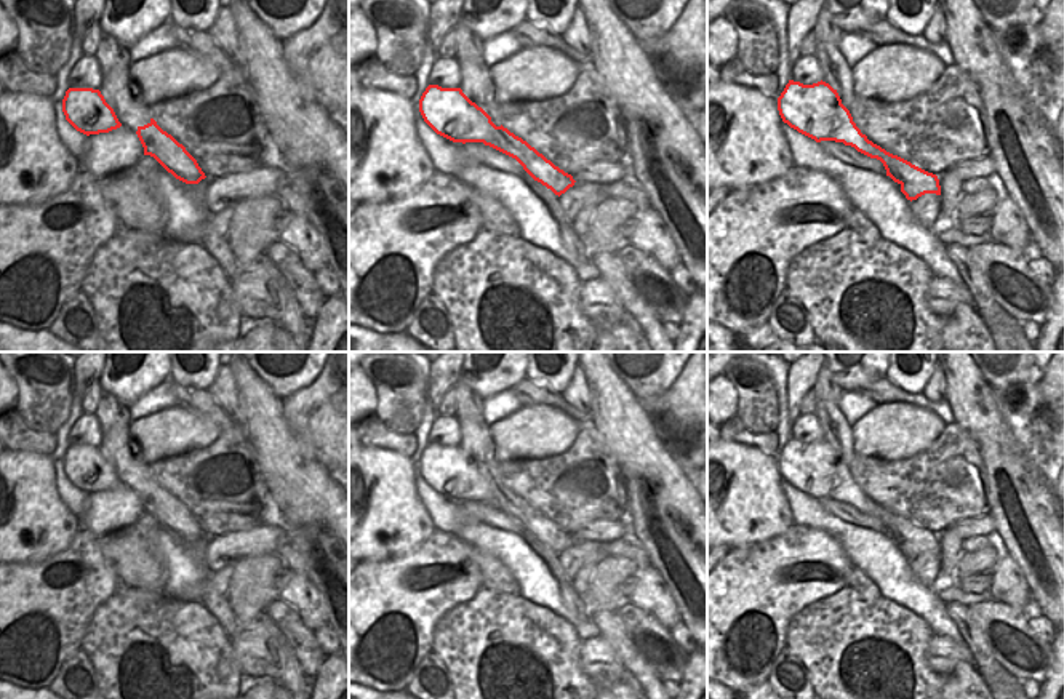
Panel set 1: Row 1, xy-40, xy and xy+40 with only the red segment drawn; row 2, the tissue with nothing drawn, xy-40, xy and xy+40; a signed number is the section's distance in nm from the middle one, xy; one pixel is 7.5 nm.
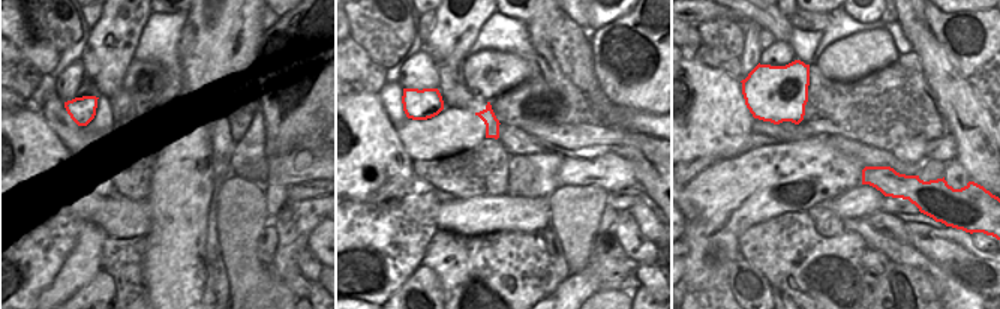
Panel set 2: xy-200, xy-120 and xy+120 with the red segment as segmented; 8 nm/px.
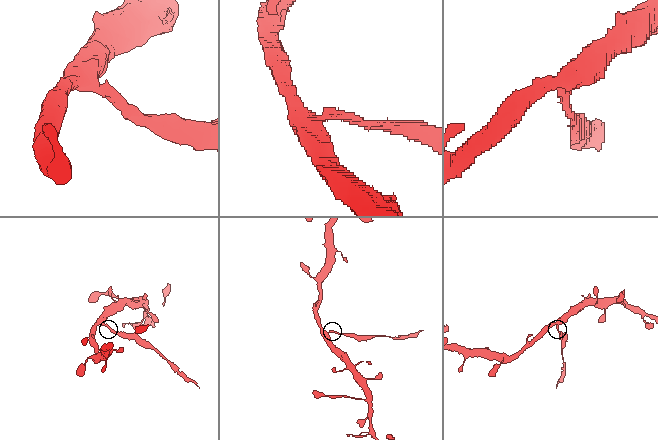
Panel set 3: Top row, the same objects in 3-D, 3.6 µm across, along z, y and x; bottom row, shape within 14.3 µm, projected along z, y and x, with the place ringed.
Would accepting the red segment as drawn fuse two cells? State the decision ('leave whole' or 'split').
split

